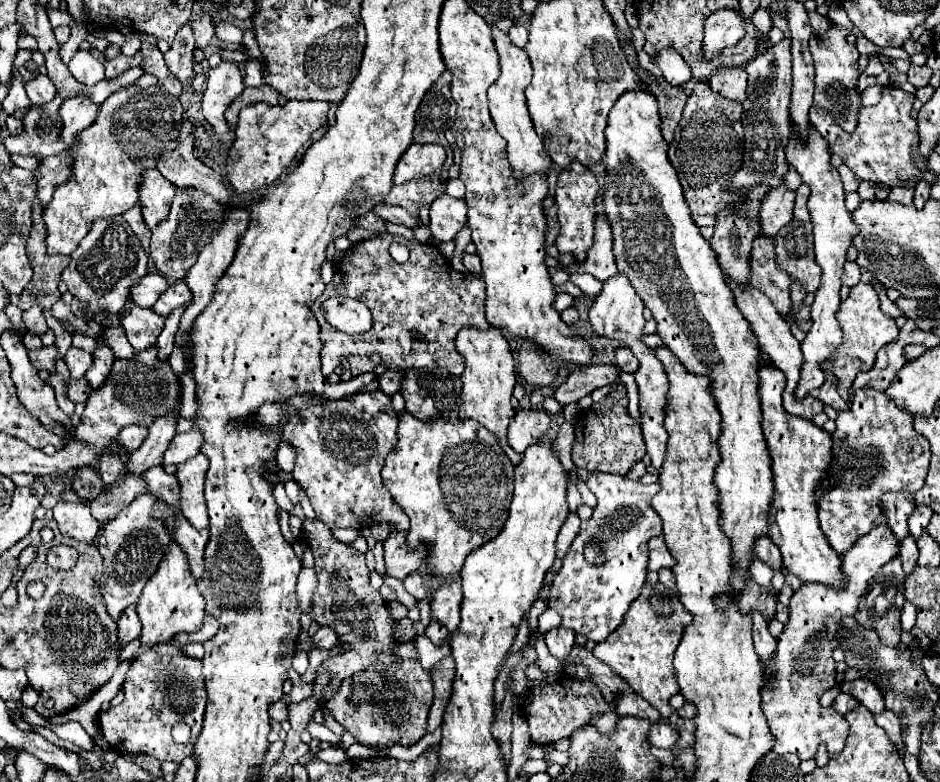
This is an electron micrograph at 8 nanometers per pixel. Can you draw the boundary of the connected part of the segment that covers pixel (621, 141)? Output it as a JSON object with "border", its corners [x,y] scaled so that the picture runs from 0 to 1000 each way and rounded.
{"border":[[[672,115],[672,118],[664,118],[655,133],[651,136],[649,146],[647,146],[647,161],[645,161],[645,194],[640,199],[640,207],[645,212],[645,225],[643,225],[643,253],[640,253],[640,261],[643,261],[643,271],[645,271],[645,279],[651,289],[651,299],[653,299],[653,330],[655,330],[655,340],[657,340],[657,348],[664,350],[672,368],[677,371],[677,376],[683,381],[683,386],[687,389],[687,394],[694,399],[698,414],[700,414],[700,430],[704,432],[704,437],[715,448],[715,453],[719,453],[719,458],[728,465],[728,471],[732,471],[734,478],[740,478],[740,481],[751,481],[755,483],[755,504],[757,509],[762,512],[762,519],[764,519],[764,527],[768,532],[768,558],[766,558],[766,581],[768,581],[768,591],[764,593],[762,598],[762,621],[766,624],[766,634],[770,634],[770,645],[766,650],[770,650],[770,660],[766,662],[766,670],[770,670],[770,680],[774,680],[774,685],[779,685],[779,701],[783,706],[783,729],[794,729],[796,726],[796,716],[802,711],[802,691],[806,685],[813,685],[817,683],[817,650],[819,650],[819,639],[821,639],[821,629],[823,629],[823,619],[821,619],[821,601],[819,601],[819,581],[815,575],[815,560],[811,558],[811,547],[809,547],[809,537],[811,537],[811,527],[809,527],[809,506],[806,506],[806,465],[809,465],[809,445],[804,440],[804,430],[800,430],[800,419],[796,419],[796,409],[791,409],[791,404],[787,404],[787,396],[783,394],[783,386],[781,386],[781,379],[779,379],[779,371],[774,368],[772,358],[770,358],[770,350],[762,335],[762,325],[760,320],[755,317],[755,312],[747,304],[745,299],[745,292],[736,284],[734,279],[734,269],[728,258],[728,248],[726,248],[726,238],[721,233],[721,225],[719,225],[719,217],[717,212],[713,210],[711,199],[709,199],[709,192],[711,192],[711,182],[704,176],[702,171],[702,148],[700,148],[700,130],[698,125],[691,120],[691,118],[685,118],[685,115]]]}

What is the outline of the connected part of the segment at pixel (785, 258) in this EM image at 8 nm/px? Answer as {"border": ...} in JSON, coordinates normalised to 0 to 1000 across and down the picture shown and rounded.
{"border":[[[843,281],[826,302],[826,335],[843,358],[851,358],[857,373],[868,373],[872,361],[872,340],[866,332],[864,286]]]}

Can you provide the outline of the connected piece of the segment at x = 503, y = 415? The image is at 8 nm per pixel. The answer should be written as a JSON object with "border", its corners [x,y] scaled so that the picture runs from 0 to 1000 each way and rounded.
{"border":[[[494,419],[485,430],[485,448],[494,455],[496,471],[489,481],[491,486],[491,504],[489,504],[489,537],[502,535],[511,545],[515,545],[519,552],[523,552],[543,591],[549,596],[555,588],[555,581],[547,578],[543,568],[538,565],[538,545],[543,535],[547,532],[547,522],[543,517],[545,499],[549,494],[549,463],[543,450],[543,440],[536,432],[536,427],[528,419],[521,419],[517,425],[504,422],[504,419]]]}

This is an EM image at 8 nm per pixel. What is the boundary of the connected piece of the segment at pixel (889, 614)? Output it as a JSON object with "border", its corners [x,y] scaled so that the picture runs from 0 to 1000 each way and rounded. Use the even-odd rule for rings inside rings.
{"border":[[[949,714],[926,744],[923,757],[917,762],[911,783],[911,795],[923,806],[930,806],[936,813],[936,824],[951,826],[957,818],[957,780],[962,772],[962,729],[957,724],[957,714]]]}

